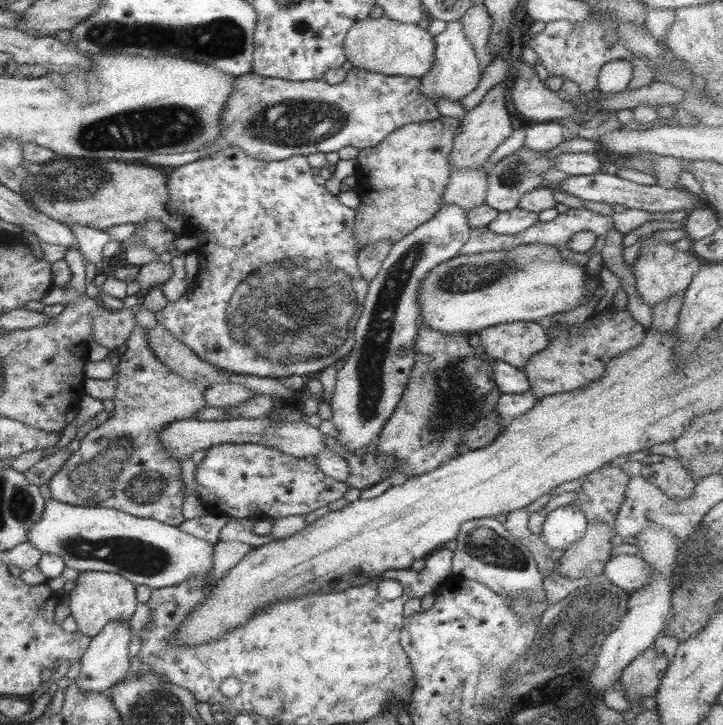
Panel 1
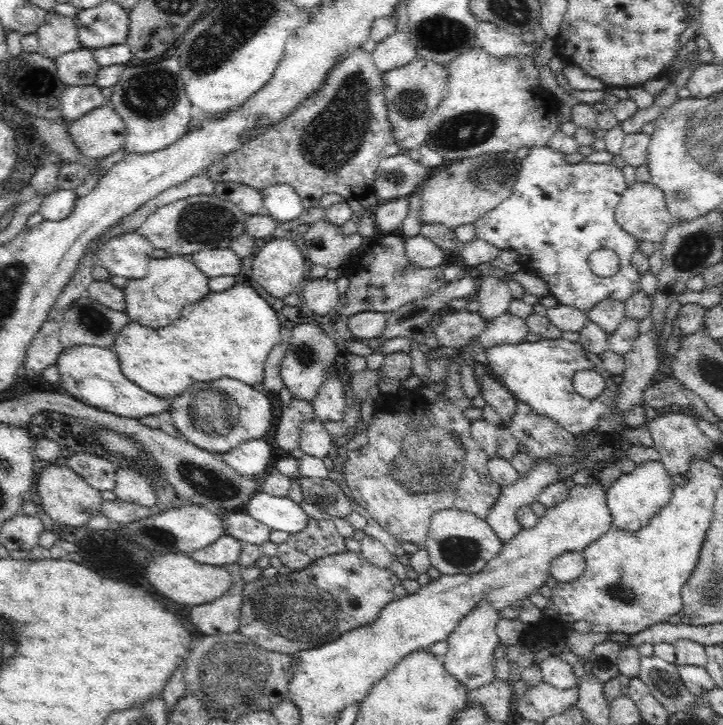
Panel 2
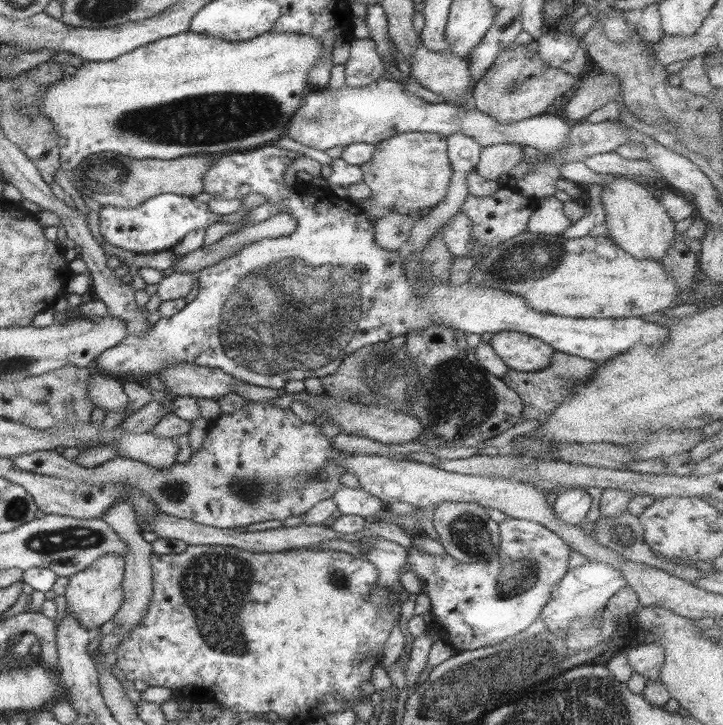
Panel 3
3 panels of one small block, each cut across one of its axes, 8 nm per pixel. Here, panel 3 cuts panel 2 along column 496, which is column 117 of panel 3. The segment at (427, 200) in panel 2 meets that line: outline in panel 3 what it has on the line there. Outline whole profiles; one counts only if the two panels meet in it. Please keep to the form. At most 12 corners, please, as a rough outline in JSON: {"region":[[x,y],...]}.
{"region":[[102,152],[72,185],[101,206],[135,207],[157,194],[194,195],[214,160]]}

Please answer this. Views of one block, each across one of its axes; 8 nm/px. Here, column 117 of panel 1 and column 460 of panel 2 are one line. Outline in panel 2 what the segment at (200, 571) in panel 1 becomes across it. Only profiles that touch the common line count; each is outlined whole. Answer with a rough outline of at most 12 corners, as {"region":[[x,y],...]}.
{"region":[[448,509],[424,542],[440,574],[476,574],[503,547],[485,520]]}

